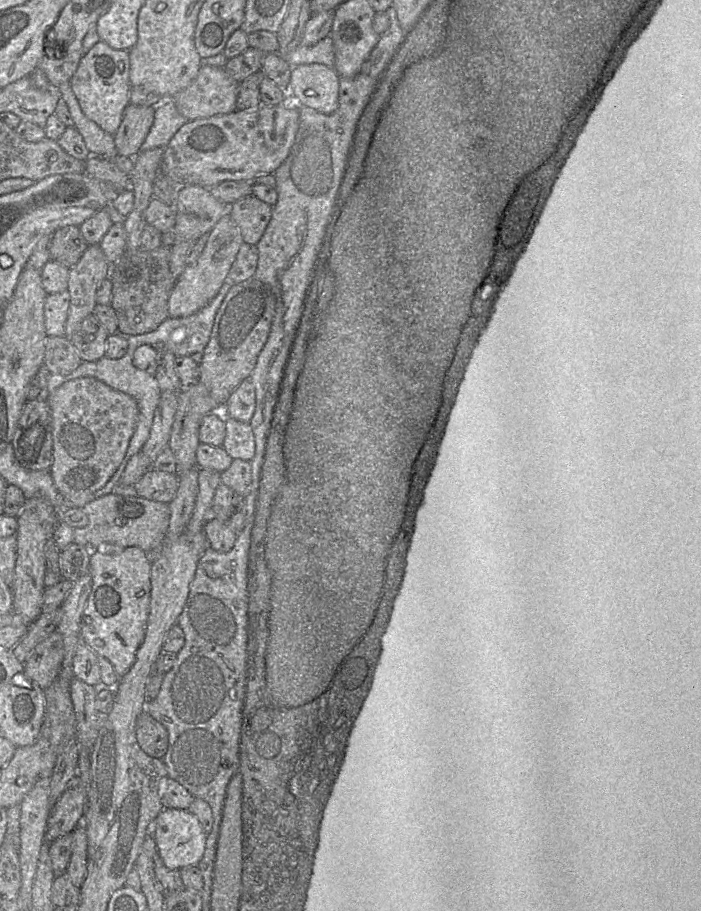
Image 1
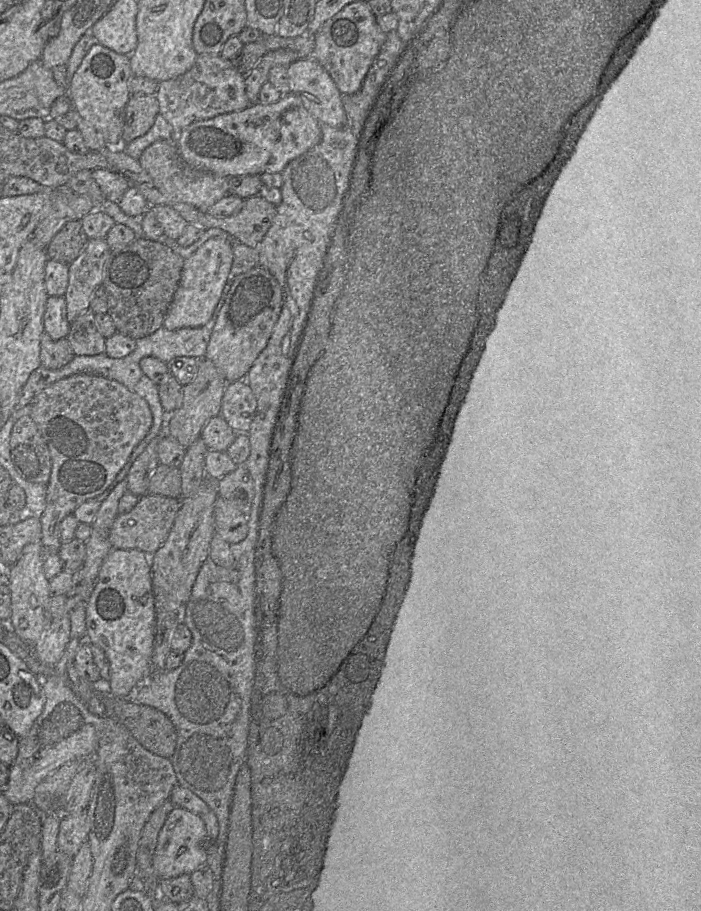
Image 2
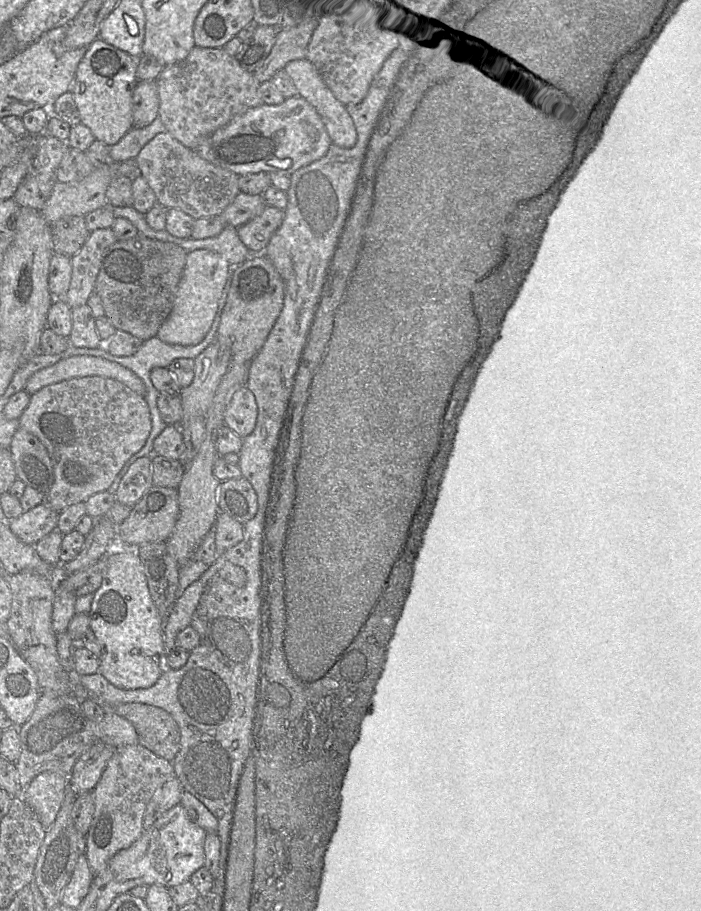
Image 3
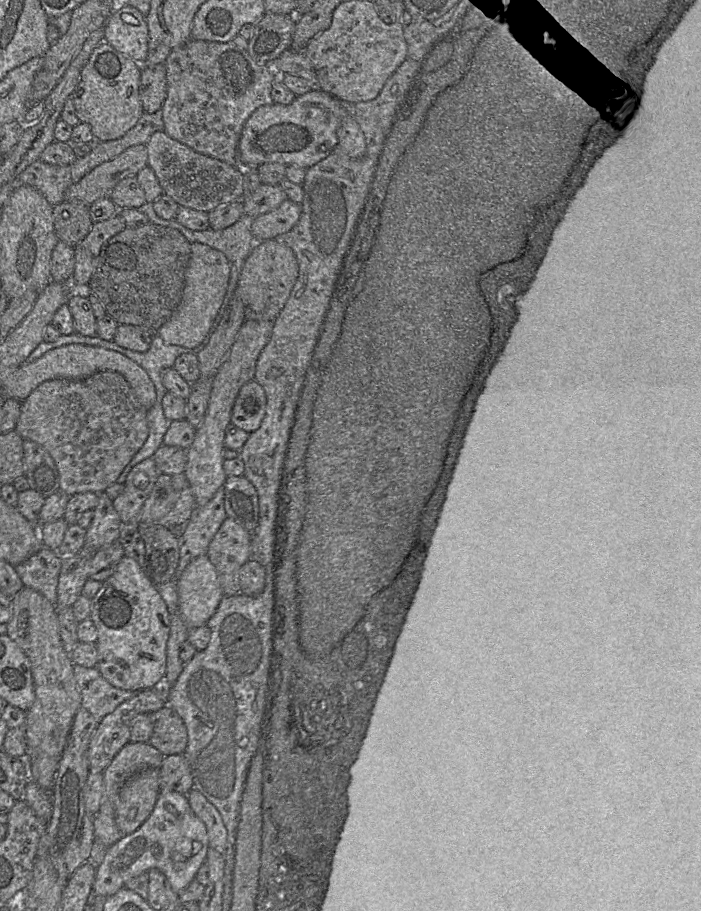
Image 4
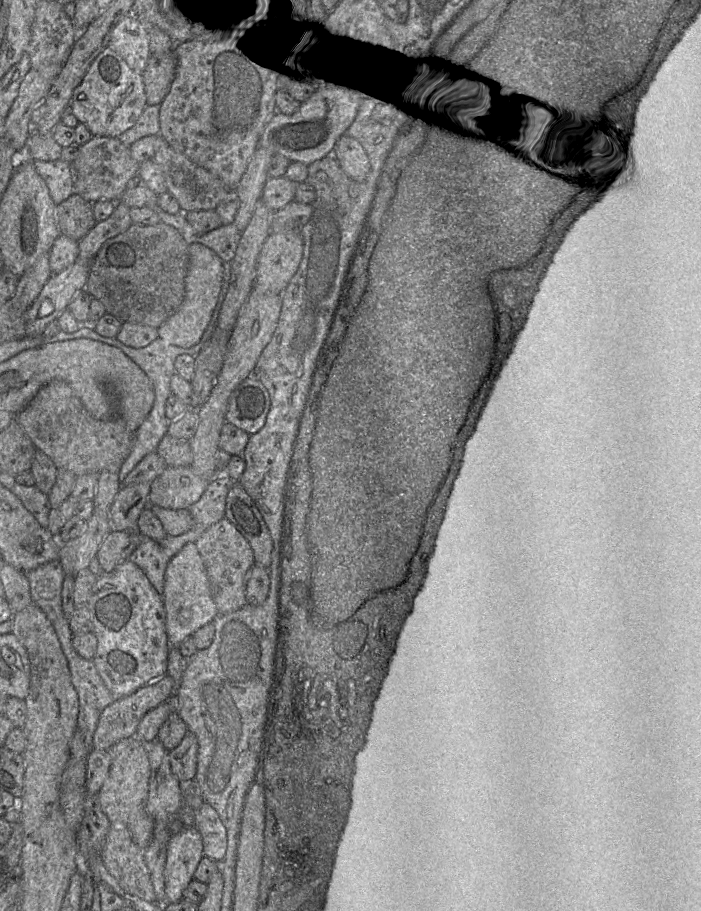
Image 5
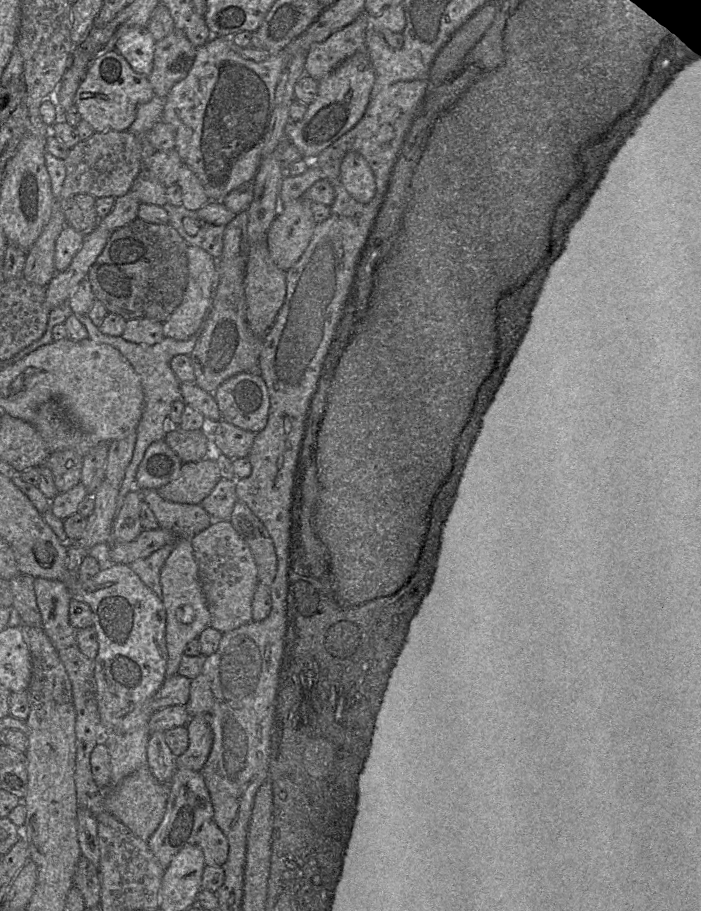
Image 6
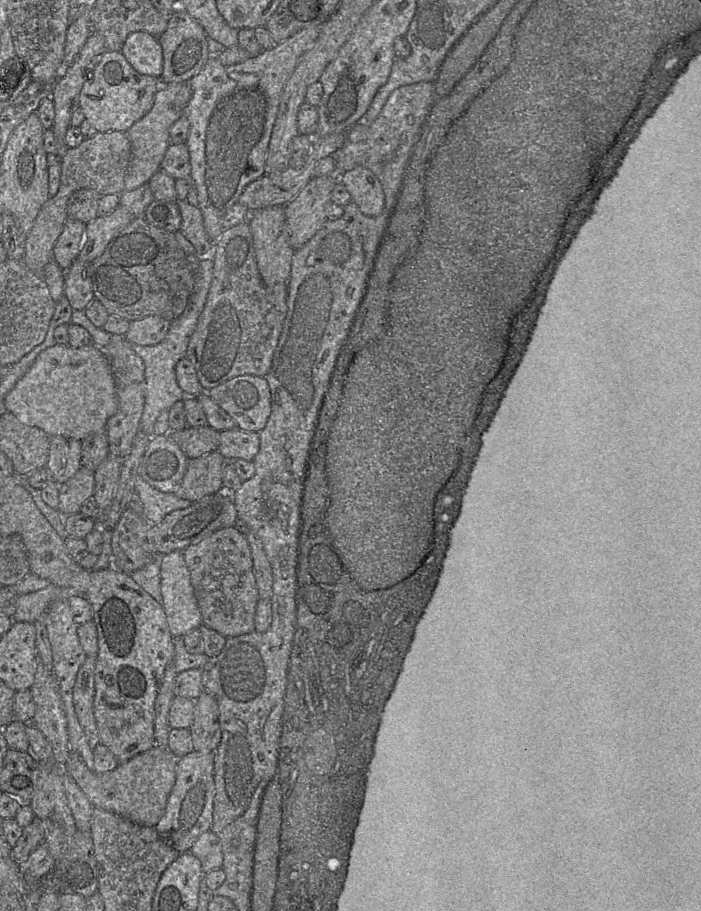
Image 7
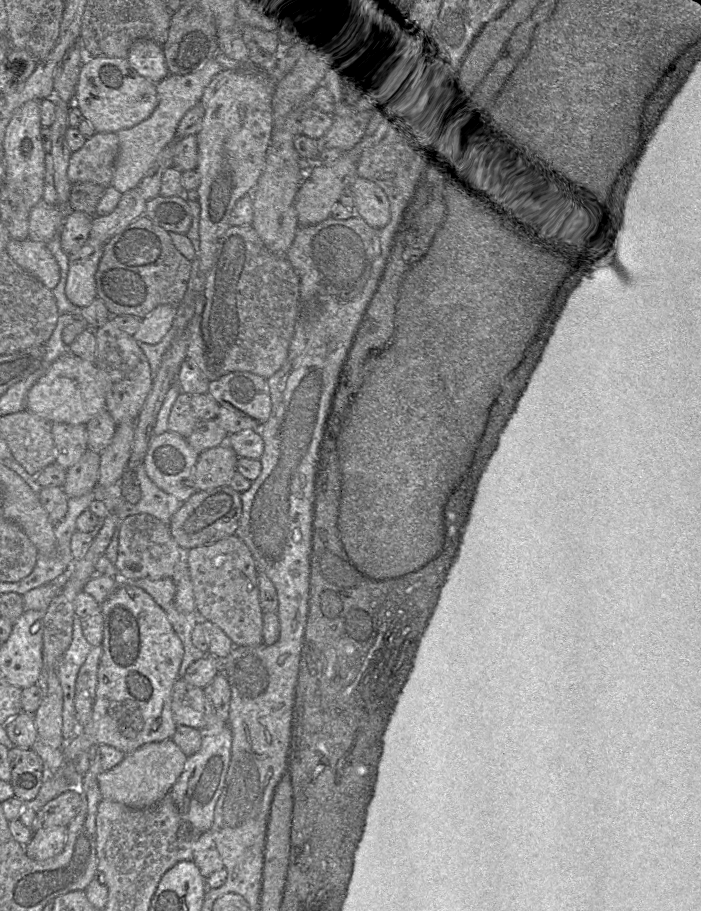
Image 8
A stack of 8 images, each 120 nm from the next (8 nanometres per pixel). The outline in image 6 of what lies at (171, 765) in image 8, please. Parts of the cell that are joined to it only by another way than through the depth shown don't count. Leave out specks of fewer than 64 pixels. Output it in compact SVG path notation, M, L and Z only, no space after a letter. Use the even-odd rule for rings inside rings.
M148 765L124 778L120 783L104 789L104 808L136 836L148 841L160 825L170 795L169 784L158 781Z

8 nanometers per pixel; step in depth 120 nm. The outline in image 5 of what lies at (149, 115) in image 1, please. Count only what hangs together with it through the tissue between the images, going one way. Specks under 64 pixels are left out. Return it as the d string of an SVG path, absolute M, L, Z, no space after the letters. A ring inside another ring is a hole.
M173 51L159 55L151 54L142 72L147 105L157 105L163 102L174 80L176 66L177 60Z

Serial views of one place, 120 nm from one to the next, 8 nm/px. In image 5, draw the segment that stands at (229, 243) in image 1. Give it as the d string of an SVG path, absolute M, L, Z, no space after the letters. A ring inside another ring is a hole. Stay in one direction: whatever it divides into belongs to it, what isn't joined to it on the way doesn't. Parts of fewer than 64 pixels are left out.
M190 244L185 297L178 310L158 328L159 337L169 344L182 348L196 345L211 320L221 292L222 282L223 261L221 258L203 244Z

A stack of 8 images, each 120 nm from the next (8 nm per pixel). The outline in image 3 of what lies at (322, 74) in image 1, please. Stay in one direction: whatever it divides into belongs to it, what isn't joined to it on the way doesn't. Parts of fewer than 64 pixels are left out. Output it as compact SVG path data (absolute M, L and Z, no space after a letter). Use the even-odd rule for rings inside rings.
M308 59L290 61L285 69L299 95L312 104L321 116L332 143L351 148L357 142L357 130L346 106L326 85L316 66Z

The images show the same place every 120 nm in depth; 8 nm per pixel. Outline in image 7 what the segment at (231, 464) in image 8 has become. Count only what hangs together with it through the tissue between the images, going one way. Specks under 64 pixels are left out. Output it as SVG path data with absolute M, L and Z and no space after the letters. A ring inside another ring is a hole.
M212 451L188 461L179 491L175 493L191 502L223 489L223 471L227 460L218 451Z

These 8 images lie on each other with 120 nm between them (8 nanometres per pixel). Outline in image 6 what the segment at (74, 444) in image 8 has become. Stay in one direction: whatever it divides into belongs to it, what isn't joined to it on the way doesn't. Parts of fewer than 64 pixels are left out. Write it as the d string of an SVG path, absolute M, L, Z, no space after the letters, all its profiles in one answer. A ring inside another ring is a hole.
M73 450L50 453L46 462L51 469L59 493L66 492L80 483L83 457Z

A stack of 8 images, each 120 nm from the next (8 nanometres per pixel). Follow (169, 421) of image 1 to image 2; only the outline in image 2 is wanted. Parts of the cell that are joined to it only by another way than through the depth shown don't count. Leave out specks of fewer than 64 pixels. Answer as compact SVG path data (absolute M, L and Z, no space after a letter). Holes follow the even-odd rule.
M166 430L155 437L131 465L125 478L129 493L142 496L147 492L149 479L159 465L158 443L165 433Z

